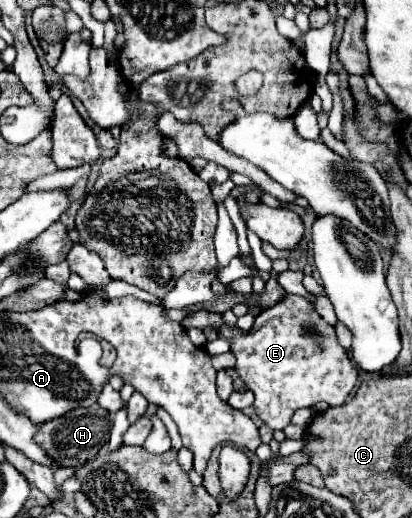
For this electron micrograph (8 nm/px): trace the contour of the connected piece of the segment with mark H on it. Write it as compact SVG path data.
M93 404L89 408L77 408L61 418L41 424L37 430L37 442L59 466L79 466L93 458L105 446L105 442L109 440L111 424L113 416L99 404Z

